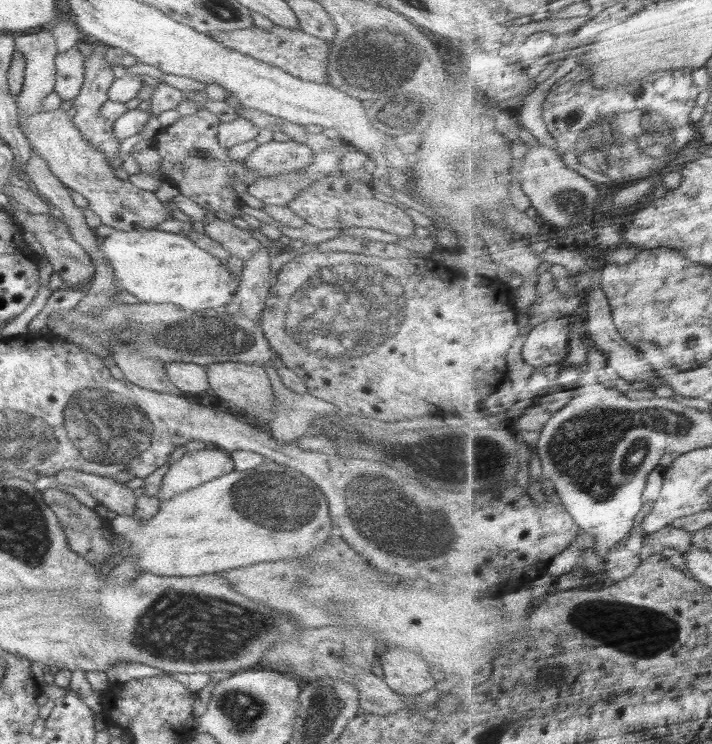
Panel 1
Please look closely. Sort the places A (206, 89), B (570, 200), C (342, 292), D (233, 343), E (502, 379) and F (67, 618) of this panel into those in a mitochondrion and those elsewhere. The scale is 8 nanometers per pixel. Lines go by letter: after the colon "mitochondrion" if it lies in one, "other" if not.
A: other
B: mitochondrion
C: mitochondrion
D: mitochondrion
E: other
F: other

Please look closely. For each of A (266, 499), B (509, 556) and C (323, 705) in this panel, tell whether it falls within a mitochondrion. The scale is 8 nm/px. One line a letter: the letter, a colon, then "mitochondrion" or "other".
A: mitochondrion
B: other
C: mitochondrion

